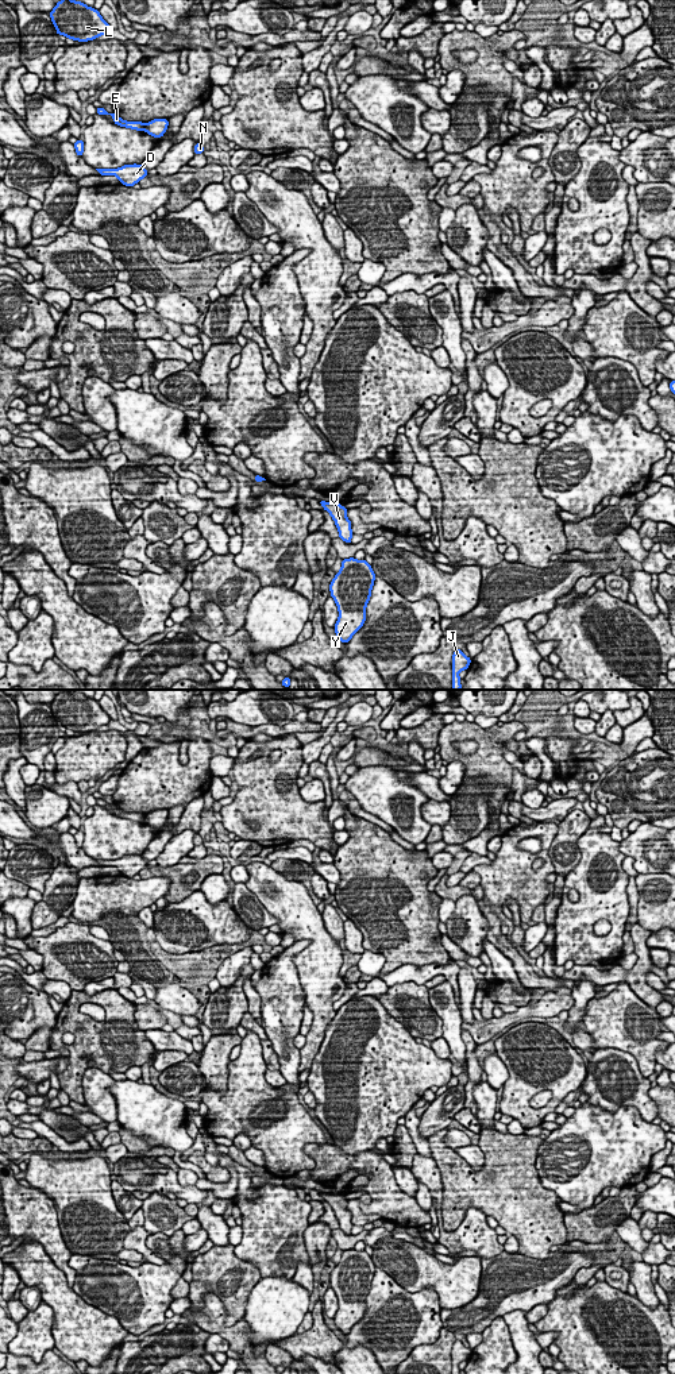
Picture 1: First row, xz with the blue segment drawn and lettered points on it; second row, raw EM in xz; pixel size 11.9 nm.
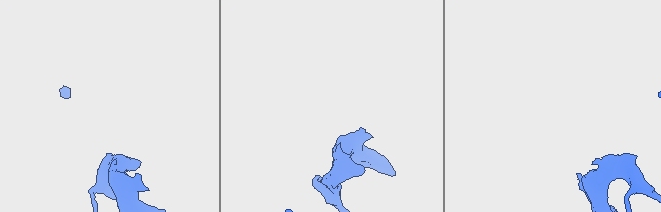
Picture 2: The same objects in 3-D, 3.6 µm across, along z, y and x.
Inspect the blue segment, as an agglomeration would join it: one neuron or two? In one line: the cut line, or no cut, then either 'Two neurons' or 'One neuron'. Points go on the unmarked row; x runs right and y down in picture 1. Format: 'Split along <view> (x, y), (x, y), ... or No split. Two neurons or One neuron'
Split along xz (146, 815), (143, 821). Two neurons

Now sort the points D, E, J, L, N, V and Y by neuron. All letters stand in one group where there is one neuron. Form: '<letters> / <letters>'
D J L N V Y / E

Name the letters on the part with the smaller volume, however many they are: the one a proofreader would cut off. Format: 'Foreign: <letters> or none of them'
Foreign: E

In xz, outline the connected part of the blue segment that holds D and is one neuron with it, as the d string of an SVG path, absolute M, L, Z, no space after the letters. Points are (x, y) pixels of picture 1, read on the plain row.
M124 856L119 860L96 860L101 867L116 867L126 877L134 877L147 867L147 860L142 856Z

